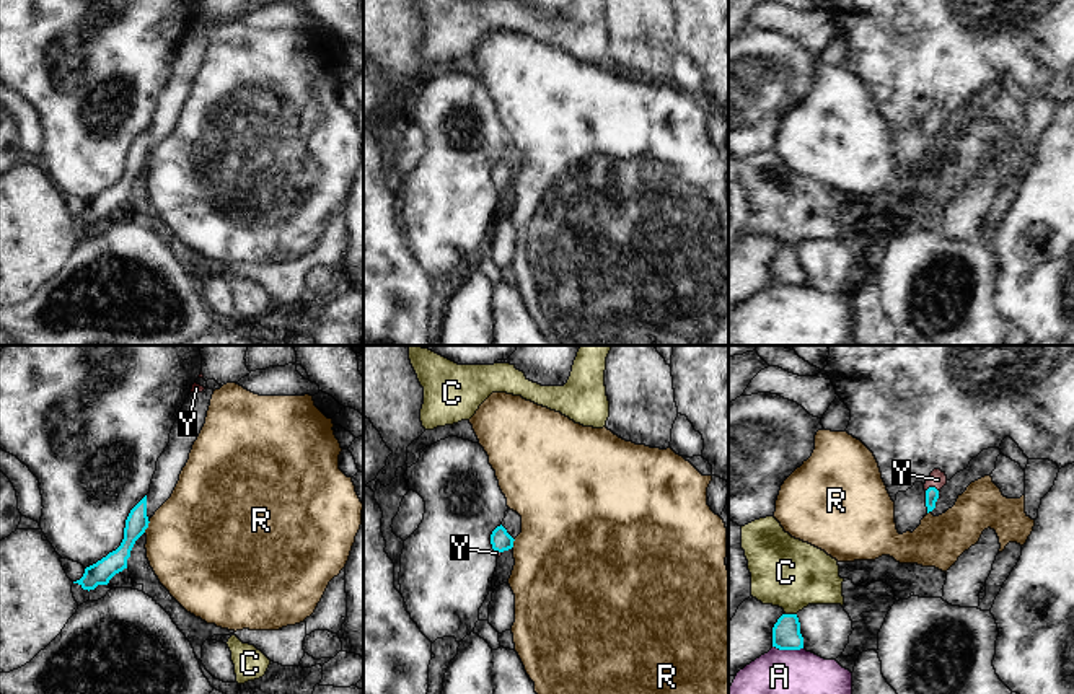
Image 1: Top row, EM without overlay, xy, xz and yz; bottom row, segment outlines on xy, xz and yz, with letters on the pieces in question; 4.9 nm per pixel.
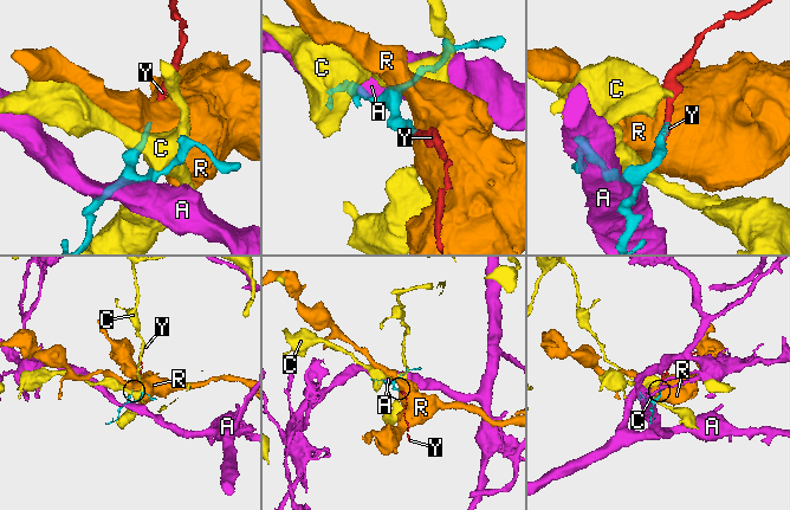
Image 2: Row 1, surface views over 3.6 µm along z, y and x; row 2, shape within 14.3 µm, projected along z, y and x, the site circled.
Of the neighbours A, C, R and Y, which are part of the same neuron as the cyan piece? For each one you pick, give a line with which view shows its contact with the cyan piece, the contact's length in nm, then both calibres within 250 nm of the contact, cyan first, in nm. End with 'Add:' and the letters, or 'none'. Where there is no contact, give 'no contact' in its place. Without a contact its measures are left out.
Y: contact in yz; length 70 nm; calibres 60 and 90 nm
Add: Y

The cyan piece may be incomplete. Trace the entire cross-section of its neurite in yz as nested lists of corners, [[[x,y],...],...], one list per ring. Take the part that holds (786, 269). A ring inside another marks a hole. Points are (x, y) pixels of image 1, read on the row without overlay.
[[[782,249],[772,262],[772,282],[779,285],[803,283],[800,257],[797,249]]]

